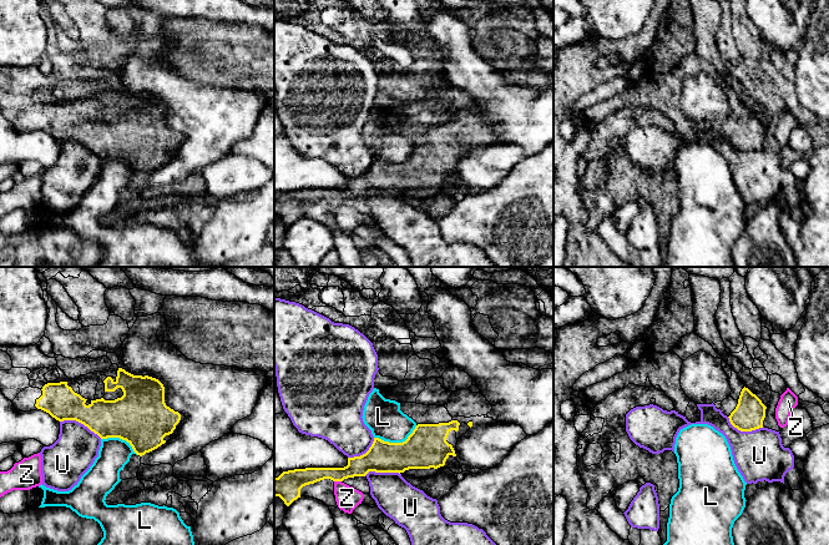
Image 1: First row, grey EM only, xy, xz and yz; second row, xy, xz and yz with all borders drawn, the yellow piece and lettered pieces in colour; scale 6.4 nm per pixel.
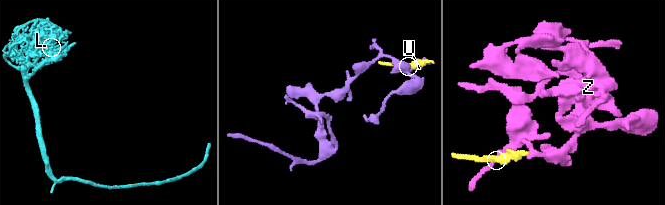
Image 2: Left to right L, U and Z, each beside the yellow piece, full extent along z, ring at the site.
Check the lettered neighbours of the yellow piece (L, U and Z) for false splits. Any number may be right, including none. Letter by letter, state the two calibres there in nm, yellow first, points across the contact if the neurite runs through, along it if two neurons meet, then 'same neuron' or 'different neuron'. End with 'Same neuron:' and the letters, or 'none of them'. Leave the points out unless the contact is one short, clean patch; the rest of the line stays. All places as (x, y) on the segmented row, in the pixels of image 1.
L: 260/240 nm | along xz (416, 425), (402, 442), (384, 442), (374, 438) | different neuron
U: 240/280 nm | different neuron
Z: 130/150 nm | along xz (334, 480), (340, 482) | different neuron
Same neuron: none of them

